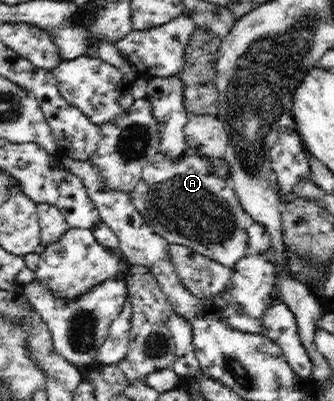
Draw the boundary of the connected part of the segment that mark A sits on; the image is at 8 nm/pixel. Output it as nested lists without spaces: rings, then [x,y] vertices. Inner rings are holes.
[[[189,152],[183,153],[176,161],[165,153],[154,154],[149,164],[143,167],[141,180],[129,193],[136,209],[146,218],[147,224],[159,236],[166,237],[170,244],[182,244],[192,248],[229,268],[249,254],[248,232],[245,229],[249,215],[243,210],[230,183],[211,171],[207,159],[199,155],[189,155]]]

